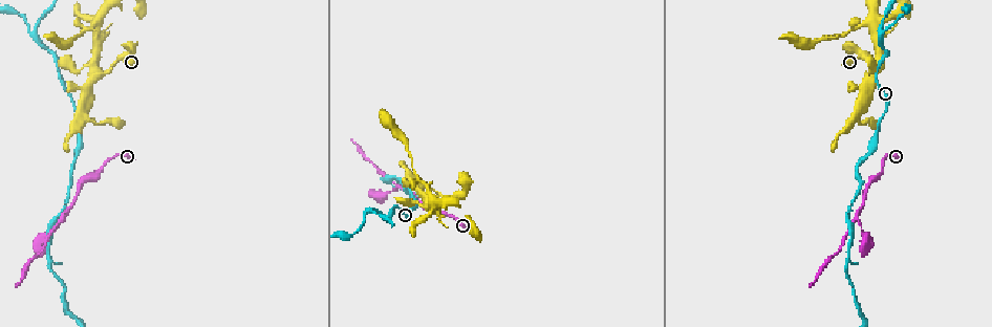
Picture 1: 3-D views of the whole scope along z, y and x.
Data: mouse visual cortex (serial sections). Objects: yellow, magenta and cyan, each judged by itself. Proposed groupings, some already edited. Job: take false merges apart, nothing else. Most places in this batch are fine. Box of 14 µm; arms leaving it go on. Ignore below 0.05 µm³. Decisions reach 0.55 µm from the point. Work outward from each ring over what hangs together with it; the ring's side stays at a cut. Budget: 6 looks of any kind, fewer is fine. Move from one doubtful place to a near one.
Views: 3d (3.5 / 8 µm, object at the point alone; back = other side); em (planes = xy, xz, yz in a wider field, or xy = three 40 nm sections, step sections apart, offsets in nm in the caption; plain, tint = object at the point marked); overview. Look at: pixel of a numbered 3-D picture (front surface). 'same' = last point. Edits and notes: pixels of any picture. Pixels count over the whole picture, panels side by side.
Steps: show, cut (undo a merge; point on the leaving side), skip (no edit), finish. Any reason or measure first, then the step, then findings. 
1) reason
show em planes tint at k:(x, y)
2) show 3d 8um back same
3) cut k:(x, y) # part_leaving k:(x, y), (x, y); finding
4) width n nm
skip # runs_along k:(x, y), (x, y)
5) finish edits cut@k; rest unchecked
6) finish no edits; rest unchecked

four arms meet
show 3d 3.5um at 1:(873, 76)

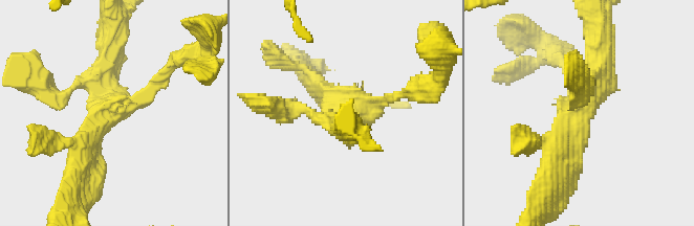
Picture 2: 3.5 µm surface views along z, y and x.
arms 4; arm_widths 150, 200, 300, 350 nm; need the tissue
show em xy step 1 tint at 2:(118, 105)

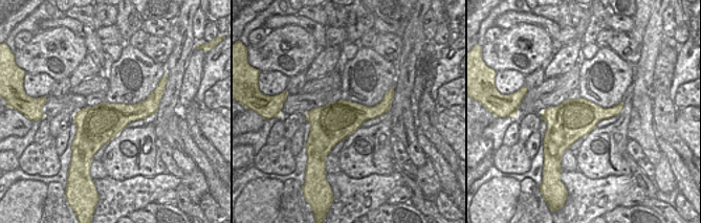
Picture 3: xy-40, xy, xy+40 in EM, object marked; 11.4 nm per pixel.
skip # runs_along 2:(404, 94), (362, 103), (346, 129); all the same cell

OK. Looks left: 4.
thick turns thin
show 3d 8um back at 1:(424, 182)

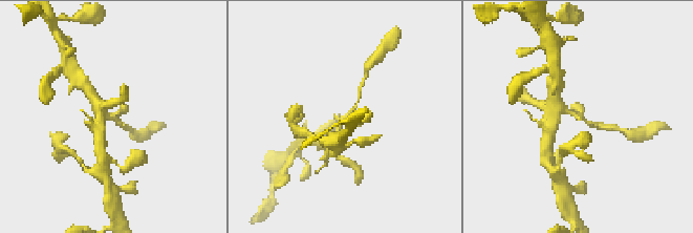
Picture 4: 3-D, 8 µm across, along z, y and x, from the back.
need the tissue
show em planes tint at 4:(577, 117)

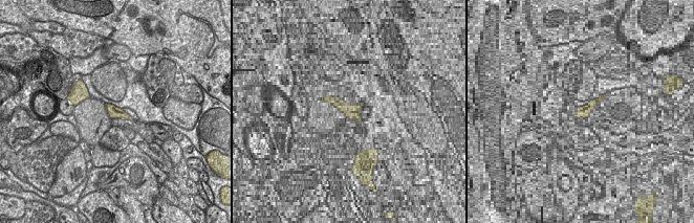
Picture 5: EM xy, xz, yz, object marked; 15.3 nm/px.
skip # runs_along 4:(334, 141), (359, 93); one cell here

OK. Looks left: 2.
arms part here
show 3d 3.5um at 1:(31, 35)

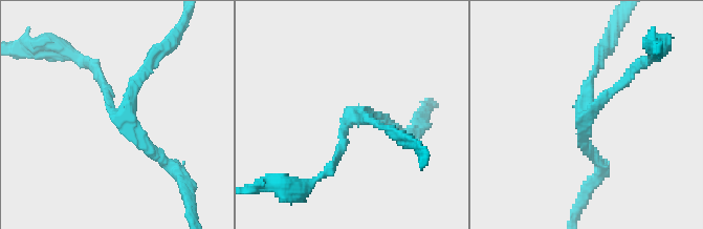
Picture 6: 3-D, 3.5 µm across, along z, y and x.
show em xy step 2 tint at 6:(121, 119)

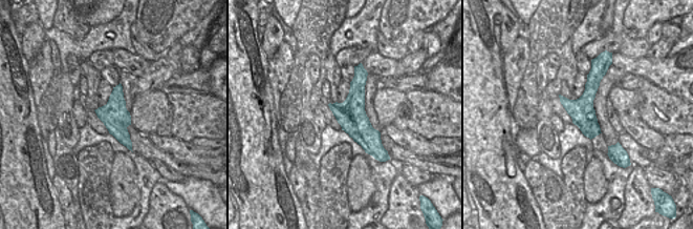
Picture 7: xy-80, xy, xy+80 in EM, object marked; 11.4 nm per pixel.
arms 3; arm_widths 150, 150, 150 nm
skip # runs_along 7:(362, 73), (356, 125), (371, 151); all the same cell

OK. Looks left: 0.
finish no edits; rest unchecked

